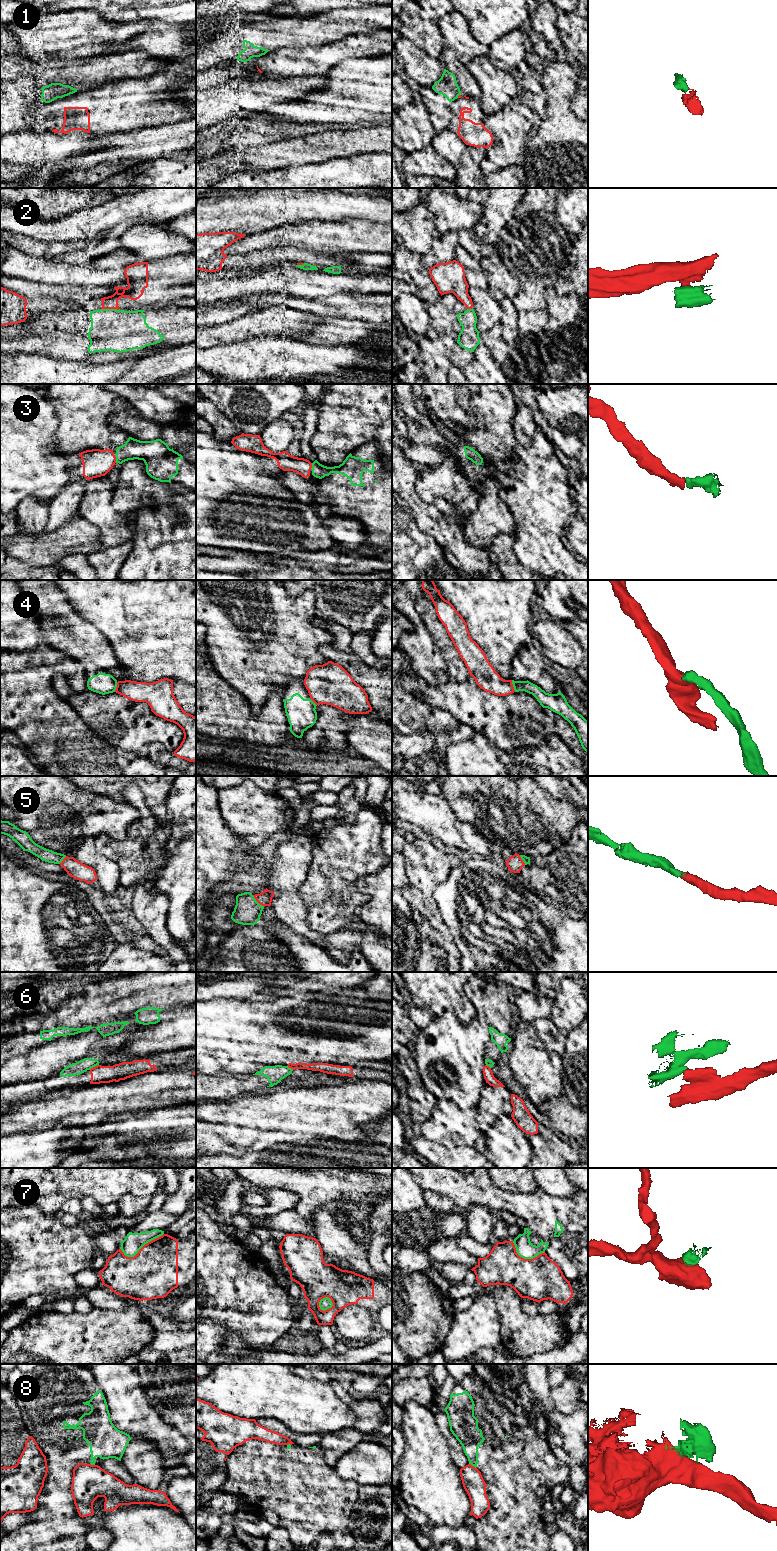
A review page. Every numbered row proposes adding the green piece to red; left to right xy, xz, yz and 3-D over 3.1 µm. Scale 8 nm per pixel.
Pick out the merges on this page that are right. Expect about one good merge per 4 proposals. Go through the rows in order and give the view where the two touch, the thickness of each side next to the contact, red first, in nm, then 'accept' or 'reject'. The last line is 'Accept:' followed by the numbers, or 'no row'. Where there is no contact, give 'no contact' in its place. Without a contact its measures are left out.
1: contact in yz; calibres 20 and 160 nm; reject
2: contact in xy; calibres 140 and 340 nm; reject
3: contact in xy; calibres 220 and 160 nm; accept
4: contact in yz; calibres 180 and 90 nm; reject
5: contact in xz; calibres 110 and 220 nm; accept
6: contact in xy; calibres 140 and 100 nm; reject
7: contact in xy; calibres 400 and 160 nm; reject
8: contact in yz; calibres 170 and 190 nm; reject
Accept: 3, 5

